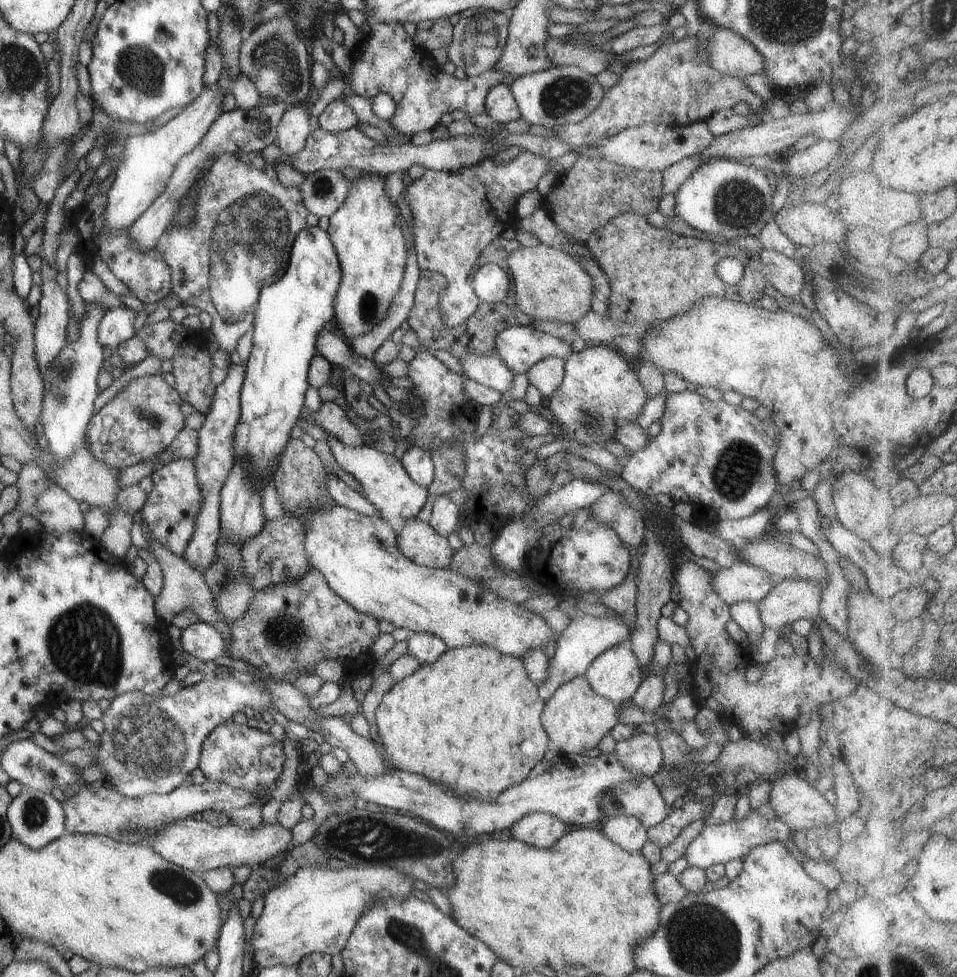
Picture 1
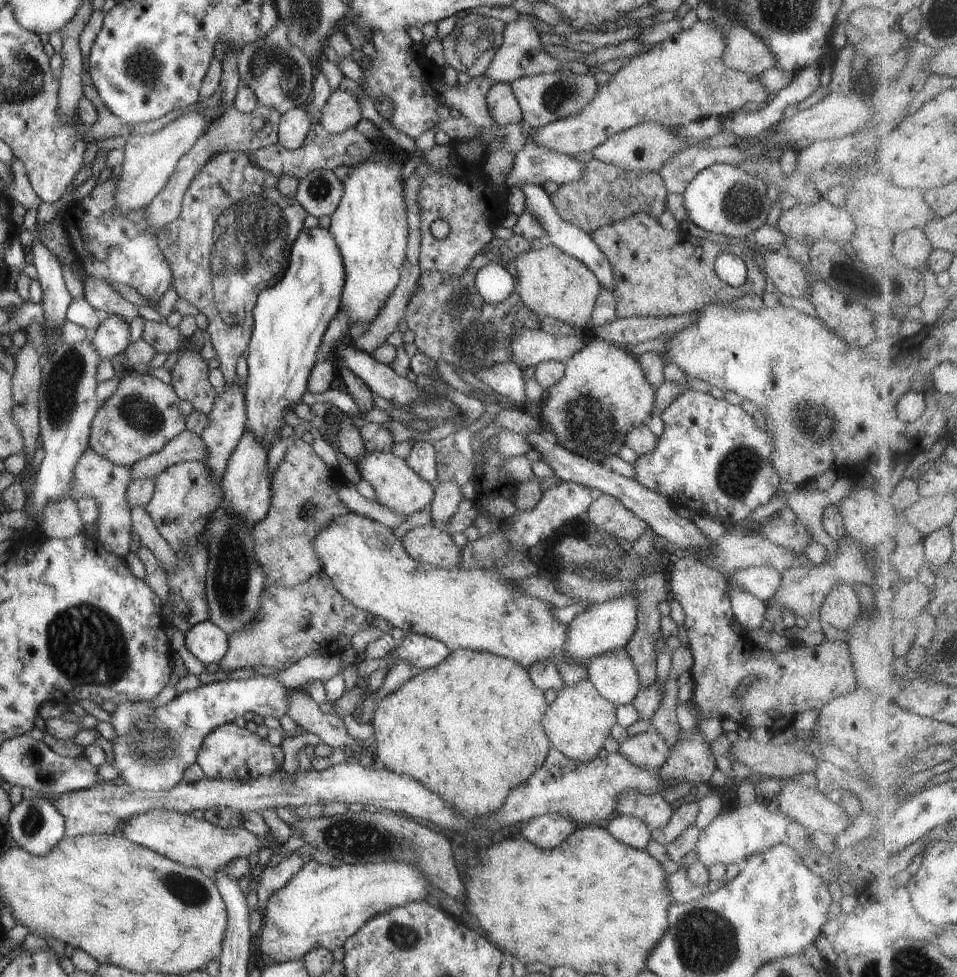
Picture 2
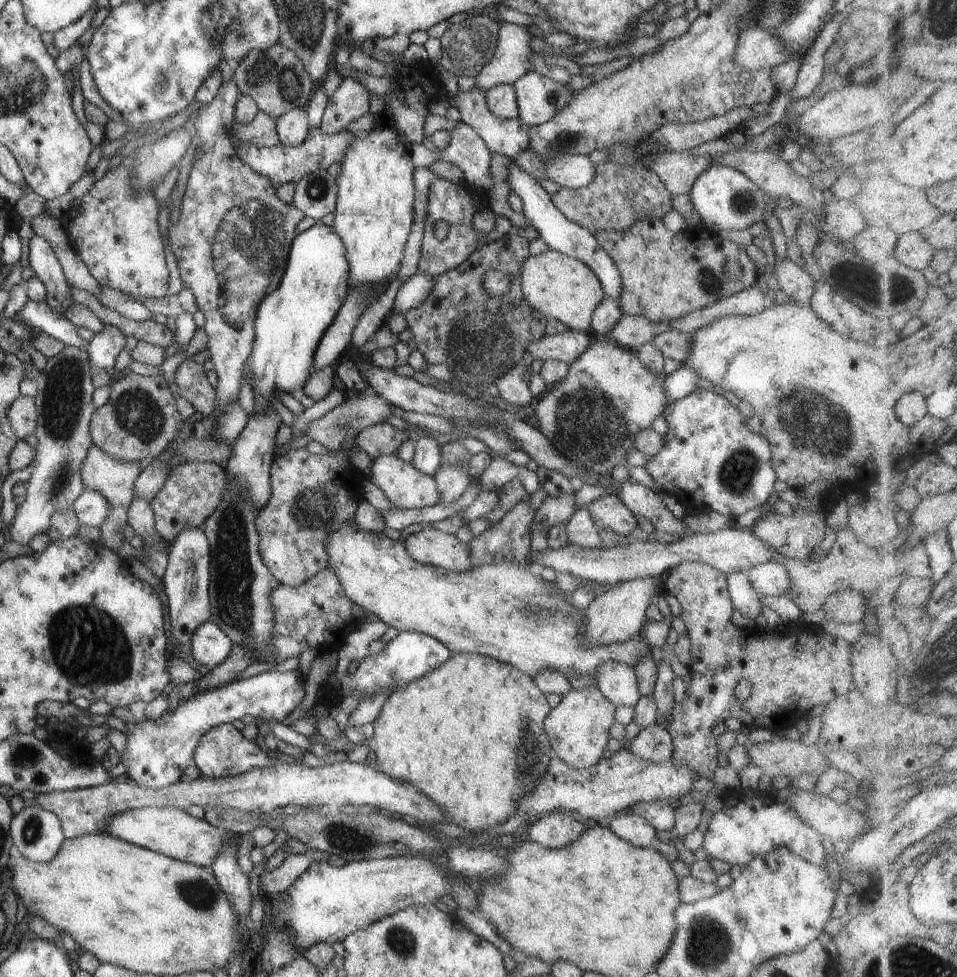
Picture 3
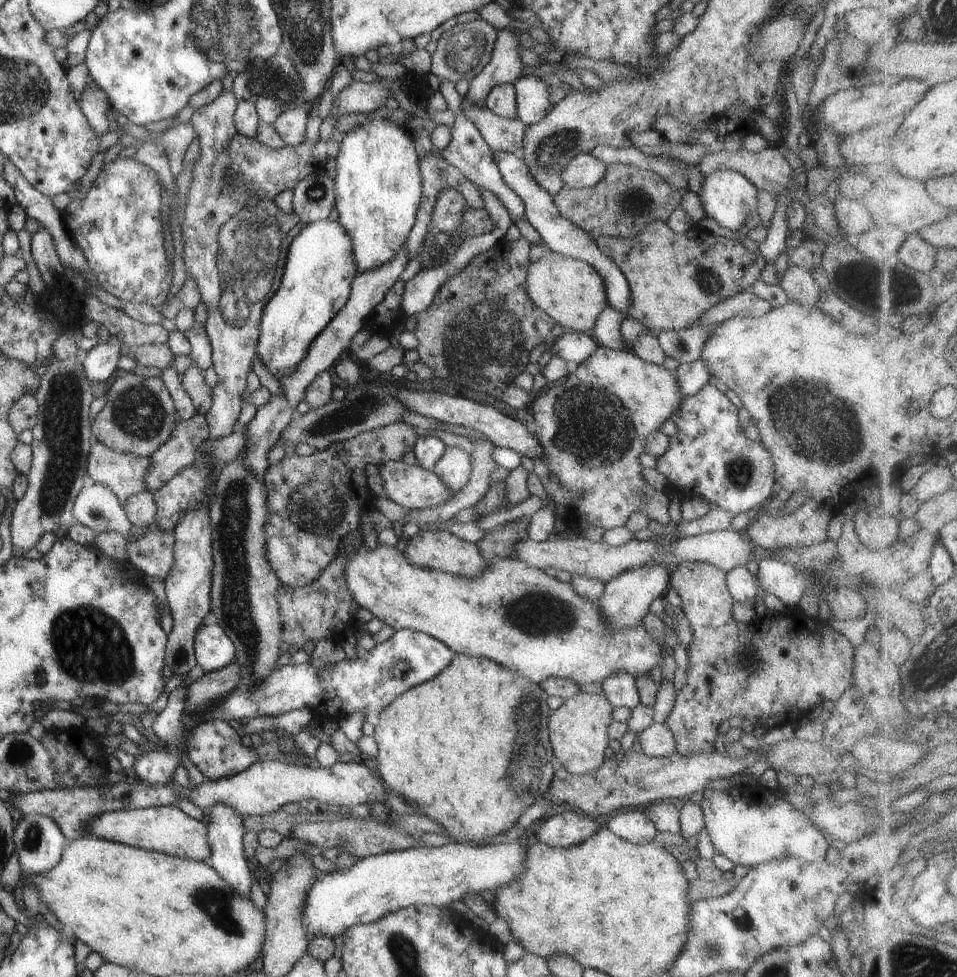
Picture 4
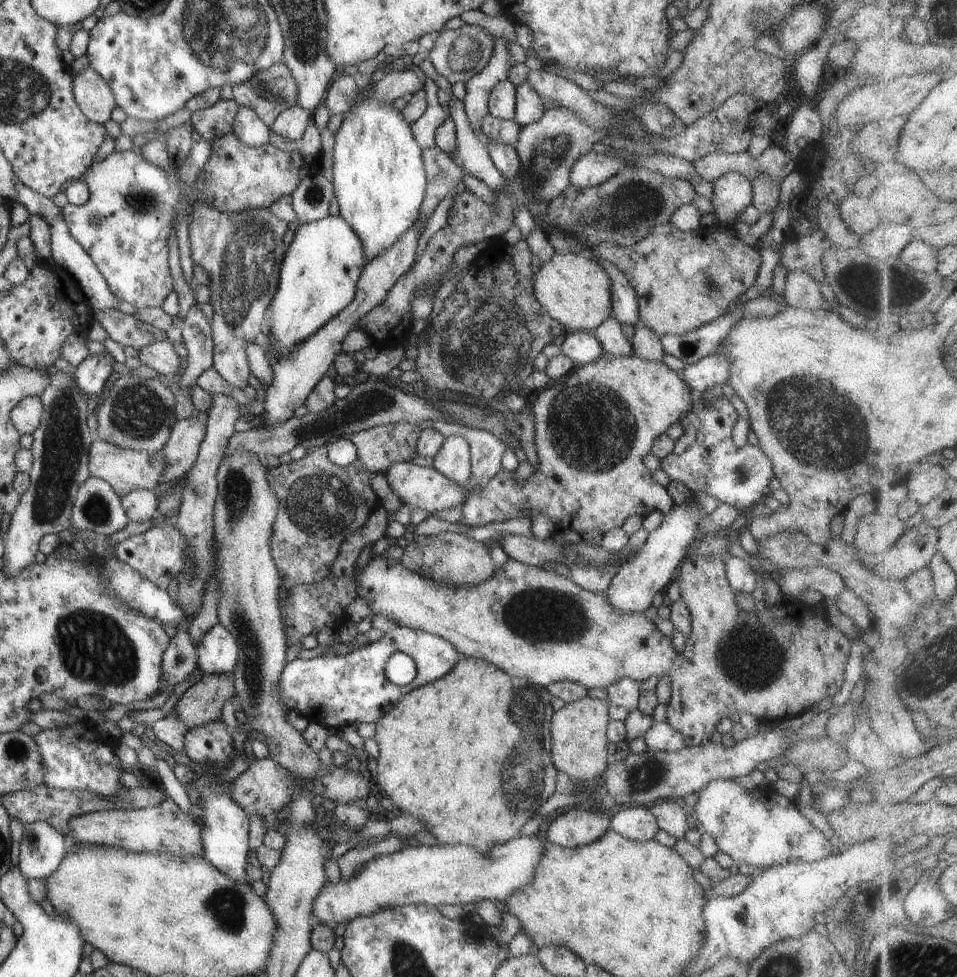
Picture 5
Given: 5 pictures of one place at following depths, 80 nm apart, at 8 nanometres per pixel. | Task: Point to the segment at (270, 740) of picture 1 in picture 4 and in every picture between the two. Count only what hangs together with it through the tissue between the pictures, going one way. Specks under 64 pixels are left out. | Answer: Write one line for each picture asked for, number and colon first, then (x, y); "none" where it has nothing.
2: (229, 752)
3: (222, 751)
4: (215, 748)

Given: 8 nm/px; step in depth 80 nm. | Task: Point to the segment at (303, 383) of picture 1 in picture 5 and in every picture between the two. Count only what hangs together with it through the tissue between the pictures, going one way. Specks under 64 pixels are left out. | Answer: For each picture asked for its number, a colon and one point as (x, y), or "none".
2: (289, 318)
3: (289, 322)
4: (316, 278)
5: (316, 278)

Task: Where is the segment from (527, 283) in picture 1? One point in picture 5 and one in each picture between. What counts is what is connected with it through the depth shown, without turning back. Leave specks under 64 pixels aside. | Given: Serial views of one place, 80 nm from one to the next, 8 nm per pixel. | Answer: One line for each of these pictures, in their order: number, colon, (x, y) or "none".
2: (551, 283)
3: (557, 286)
4: (571, 293)
5: (575, 291)

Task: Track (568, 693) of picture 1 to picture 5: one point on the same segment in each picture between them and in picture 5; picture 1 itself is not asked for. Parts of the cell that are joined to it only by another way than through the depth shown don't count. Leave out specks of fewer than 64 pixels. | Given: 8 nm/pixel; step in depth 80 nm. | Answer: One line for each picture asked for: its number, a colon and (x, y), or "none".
2: (577, 721)
3: (577, 728)
4: (577, 729)
5: (578, 741)

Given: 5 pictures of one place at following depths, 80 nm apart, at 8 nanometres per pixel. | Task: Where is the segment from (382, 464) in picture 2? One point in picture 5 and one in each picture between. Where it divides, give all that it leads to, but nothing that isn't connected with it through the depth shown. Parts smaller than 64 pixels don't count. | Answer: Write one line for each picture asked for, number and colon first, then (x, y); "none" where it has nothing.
3: (403, 486)
4: (413, 488)
5: (418, 487)

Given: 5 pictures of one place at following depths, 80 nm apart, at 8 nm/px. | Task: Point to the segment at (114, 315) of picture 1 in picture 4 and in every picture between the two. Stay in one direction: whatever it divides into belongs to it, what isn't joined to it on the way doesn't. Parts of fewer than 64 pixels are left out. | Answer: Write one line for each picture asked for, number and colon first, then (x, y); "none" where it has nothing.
2: (111, 336)
3: (102, 349)
4: (99, 362)

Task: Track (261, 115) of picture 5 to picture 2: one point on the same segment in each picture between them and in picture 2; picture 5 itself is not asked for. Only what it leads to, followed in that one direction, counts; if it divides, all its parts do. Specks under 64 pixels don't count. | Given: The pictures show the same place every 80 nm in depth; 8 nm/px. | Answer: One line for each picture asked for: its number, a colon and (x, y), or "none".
2: (279, 74)
3: (274, 79)
4: (272, 85)

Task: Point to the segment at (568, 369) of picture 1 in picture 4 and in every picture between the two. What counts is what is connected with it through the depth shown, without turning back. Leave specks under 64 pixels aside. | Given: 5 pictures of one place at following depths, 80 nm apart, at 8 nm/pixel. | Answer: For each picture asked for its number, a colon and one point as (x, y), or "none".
2: (603, 393)
3: (607, 397)
4: (592, 426)

